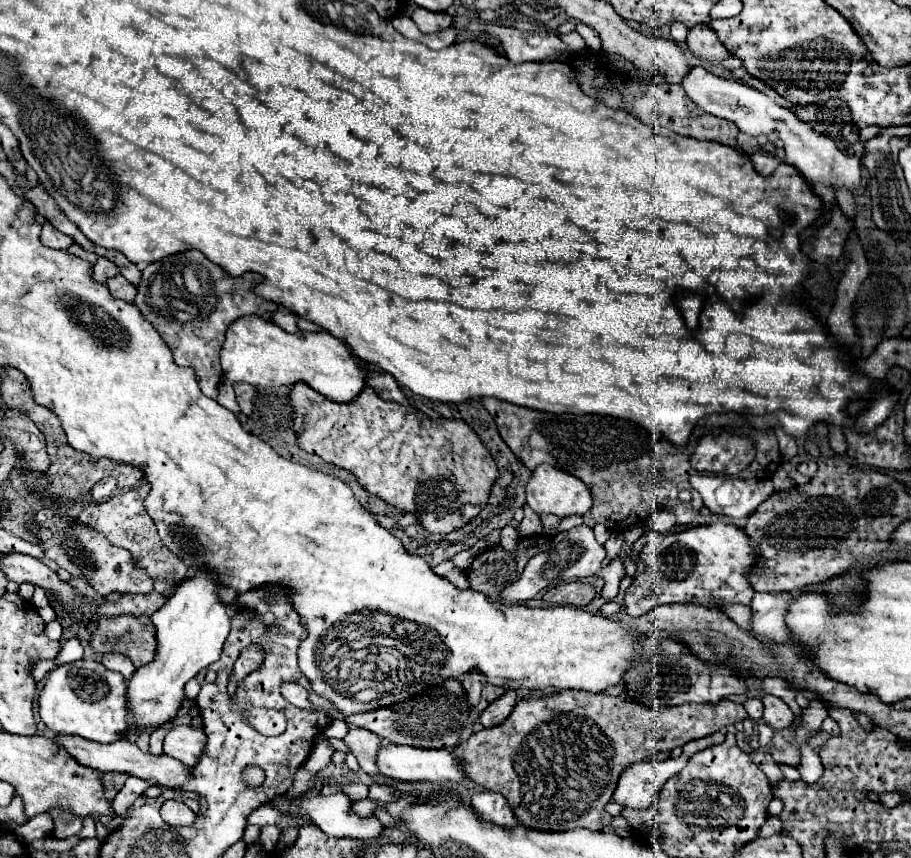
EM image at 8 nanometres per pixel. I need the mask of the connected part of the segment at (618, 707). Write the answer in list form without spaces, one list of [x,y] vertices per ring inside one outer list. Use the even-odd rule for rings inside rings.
[[[562,690],[552,696],[528,698],[514,706],[512,714],[494,728],[480,730],[472,734],[466,742],[458,744],[452,754],[460,760],[464,774],[478,786],[500,792],[510,808],[514,810],[518,822],[542,832],[562,832],[574,828],[602,830],[612,822],[612,816],[604,810],[610,802],[618,776],[636,760],[648,760],[652,756],[664,754],[686,742],[706,738],[720,732],[728,724],[746,720],[748,714],[742,704],[722,700],[720,704],[682,704],[672,708],[648,710],[624,696],[592,694],[584,690]]]

